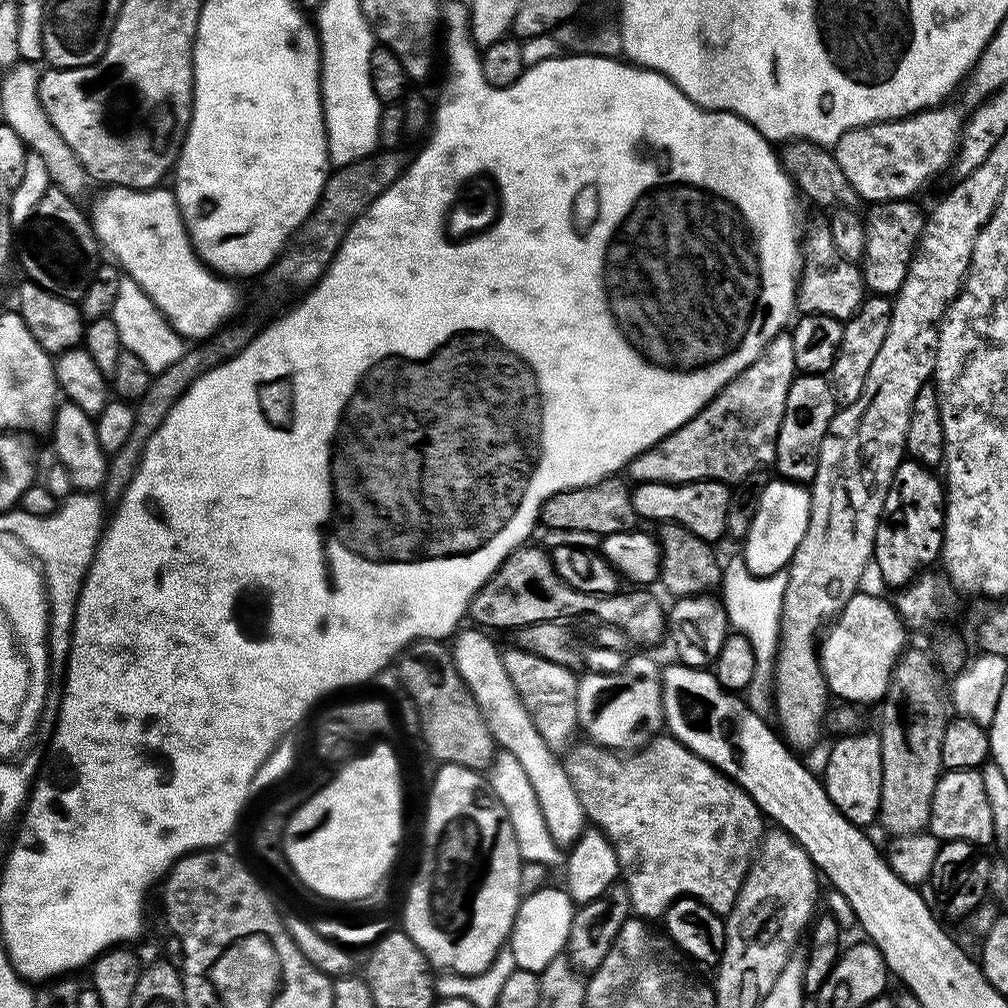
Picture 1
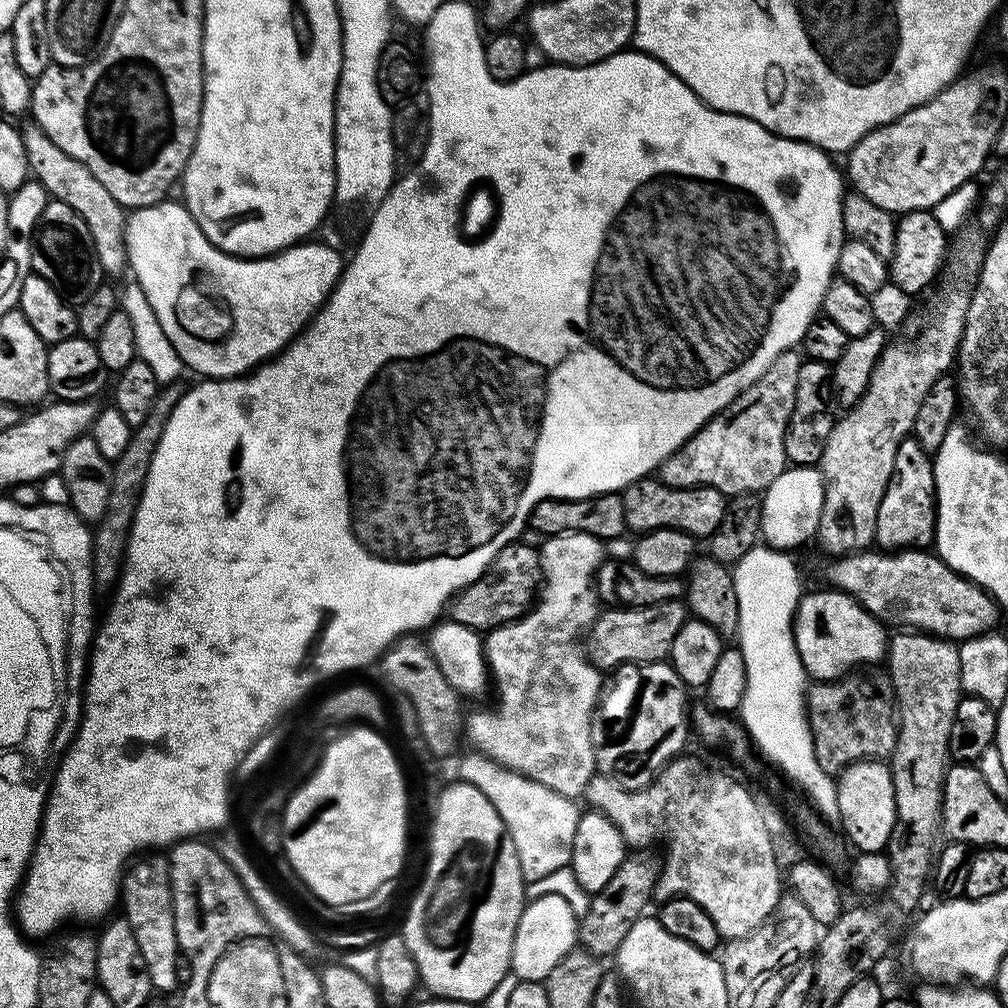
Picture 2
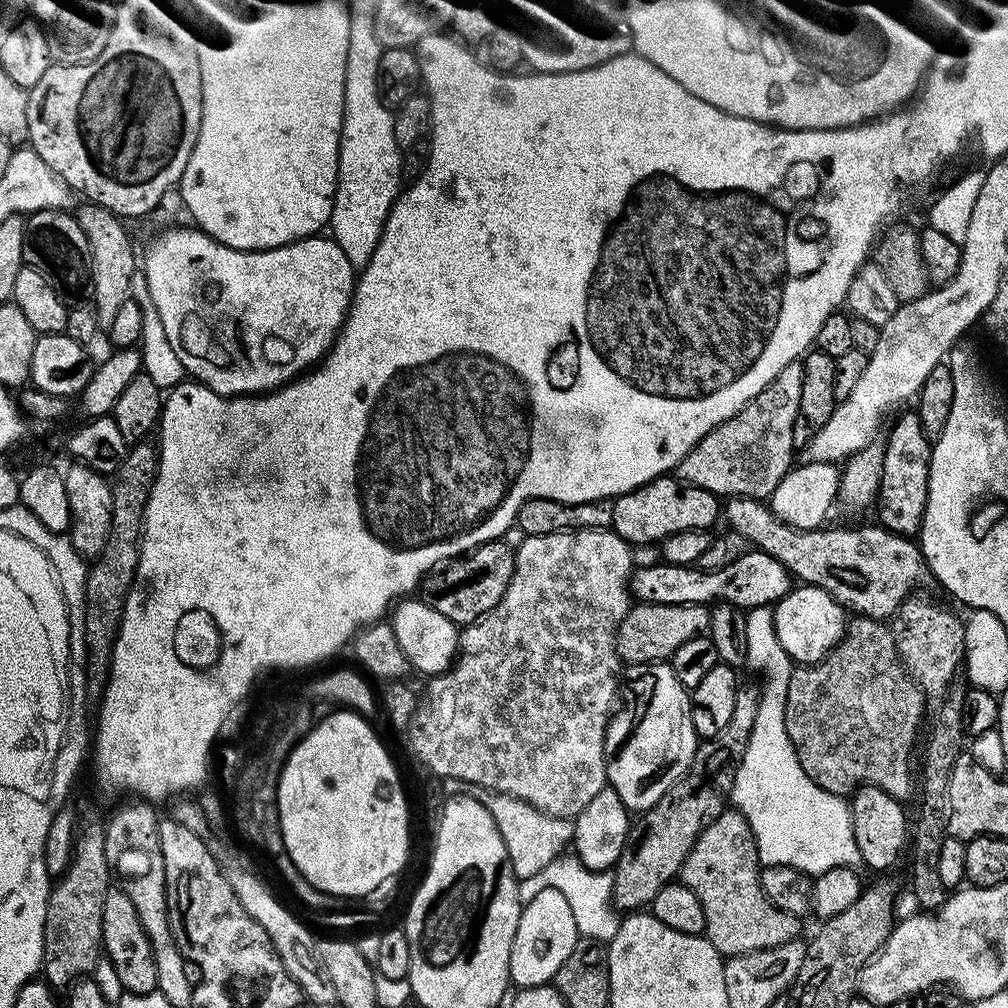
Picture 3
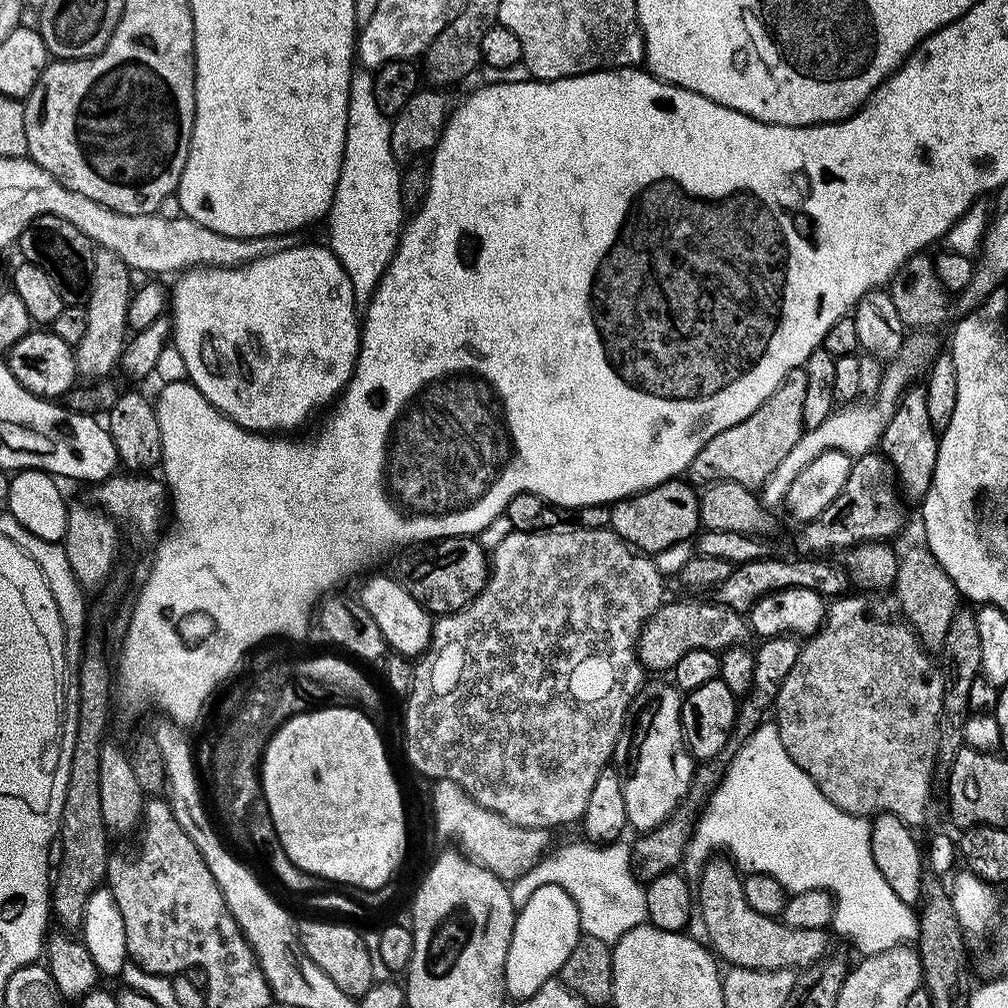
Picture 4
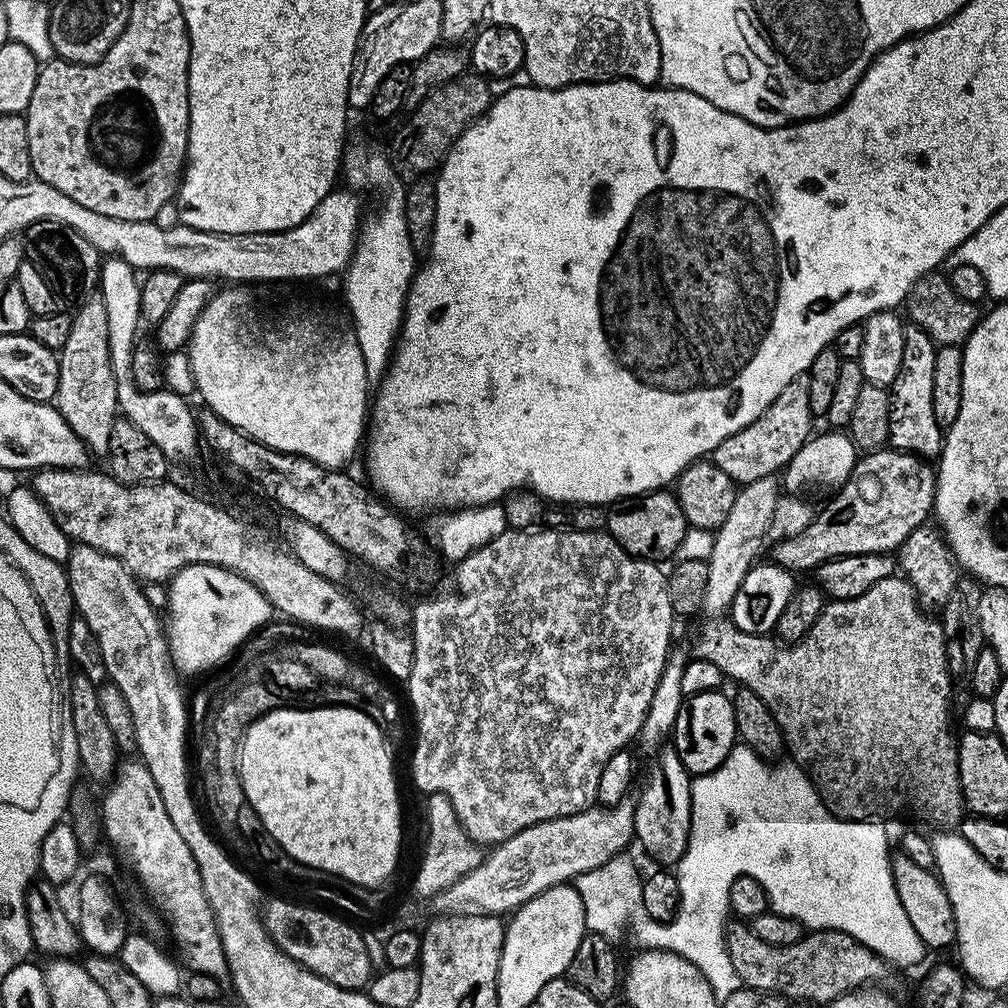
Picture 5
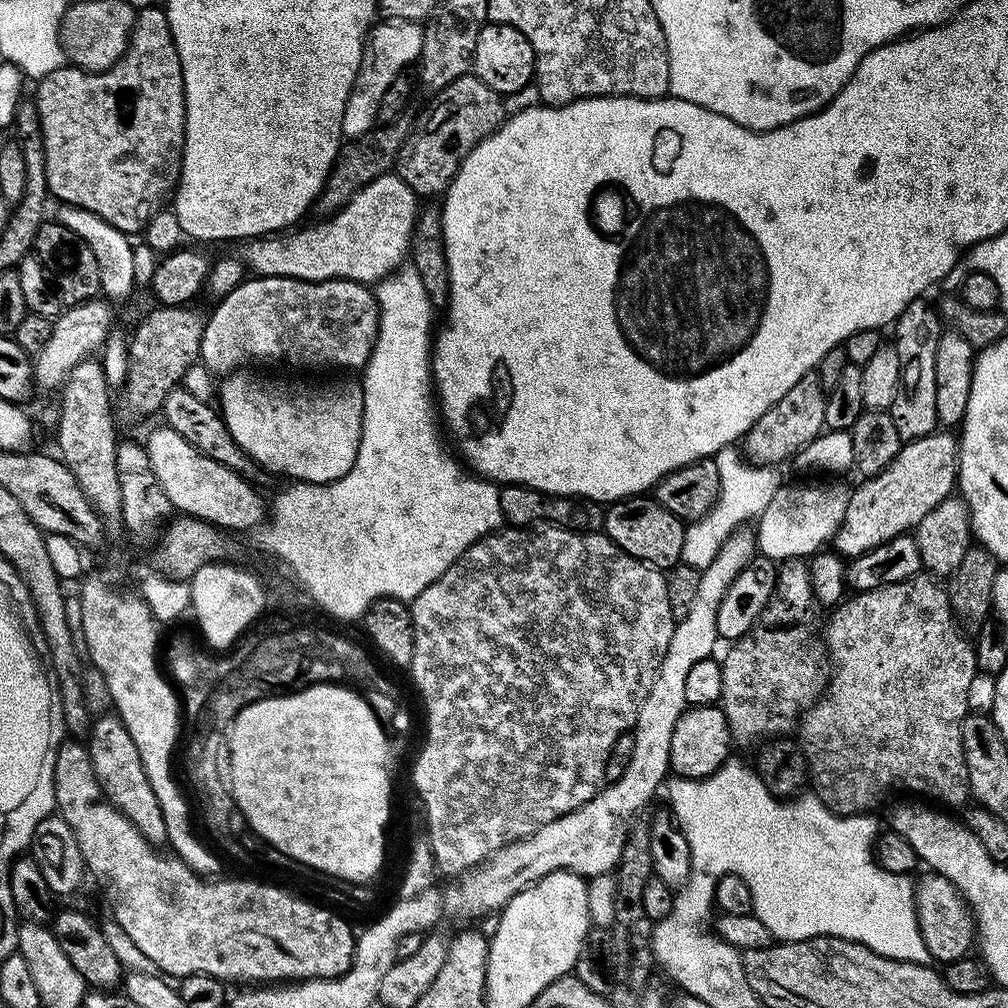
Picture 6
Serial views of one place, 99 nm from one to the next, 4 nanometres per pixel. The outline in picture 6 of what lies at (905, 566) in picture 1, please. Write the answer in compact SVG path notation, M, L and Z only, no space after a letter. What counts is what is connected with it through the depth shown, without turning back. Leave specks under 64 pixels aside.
M924 298L911 300L894 321L894 347L897 350L898 362L901 363L901 370L890 415L901 441L904 442L928 436L938 428L934 406L934 350L938 350L942 320L937 309L932 309L926 301Z

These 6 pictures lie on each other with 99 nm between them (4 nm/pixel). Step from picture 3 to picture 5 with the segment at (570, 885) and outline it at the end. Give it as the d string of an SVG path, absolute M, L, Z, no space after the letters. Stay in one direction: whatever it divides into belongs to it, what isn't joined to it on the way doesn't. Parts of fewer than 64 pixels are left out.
M628 854L611 856L600 868L585 872L579 877L578 891L584 907L584 927L591 935L617 942L629 932L641 944L641 949L660 949L688 959L705 976L720 1002L730 998L730 994L734 994L742 986L738 970L734 970L734 962L730 962L728 953L726 925L729 923L730 908L727 903L684 902L673 920L659 924L646 914L646 906L642 902L642 876L641 873L636 873L636 864Z

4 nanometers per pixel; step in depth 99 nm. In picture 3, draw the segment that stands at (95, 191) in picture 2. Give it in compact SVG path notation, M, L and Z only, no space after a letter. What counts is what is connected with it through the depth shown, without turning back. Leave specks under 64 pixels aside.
M91 202L83 205L85 208L78 212L78 219L82 230L86 234L86 242L90 242L90 254L92 255L92 302L96 309L99 327L106 328L114 322L115 313L119 306L128 299L131 299L131 279L138 271L138 252L132 249L132 240L128 237L128 232L124 229L125 224L121 217L106 211L100 205Z

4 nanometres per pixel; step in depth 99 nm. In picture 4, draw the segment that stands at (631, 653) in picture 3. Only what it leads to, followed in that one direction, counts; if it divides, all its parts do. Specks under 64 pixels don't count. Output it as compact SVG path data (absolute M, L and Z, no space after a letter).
M676 600L673 604L671 602L661 604L659 610L641 626L640 636L635 643L636 654L641 666L649 673L664 672L667 668L669 671L675 669L678 658L682 658L682 654L690 654L690 650L710 650L719 654L732 645L739 645L744 640L743 636L749 635L750 632L745 617L725 604L711 603L703 604L700 600Z

